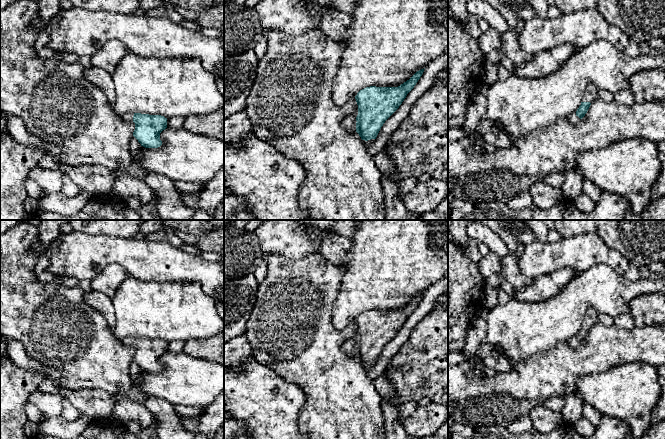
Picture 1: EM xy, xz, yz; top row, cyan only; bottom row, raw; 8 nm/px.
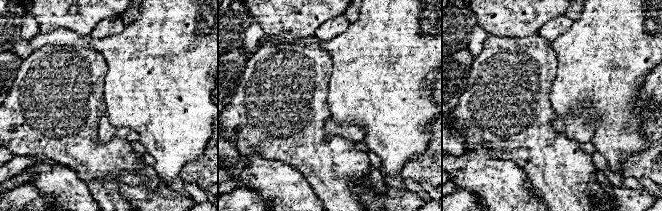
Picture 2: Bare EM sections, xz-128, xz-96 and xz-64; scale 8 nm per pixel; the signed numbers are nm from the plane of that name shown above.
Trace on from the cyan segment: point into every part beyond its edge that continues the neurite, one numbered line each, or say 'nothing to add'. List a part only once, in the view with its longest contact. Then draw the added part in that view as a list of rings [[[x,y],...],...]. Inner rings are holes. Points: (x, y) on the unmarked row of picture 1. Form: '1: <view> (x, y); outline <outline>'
1: xz (349, 346); outline [[[357,338],[358,339],[358,338]],[[357,339],[347,340],[343,345],[343,350],[348,353],[350,356],[356,356],[356,341]]]

